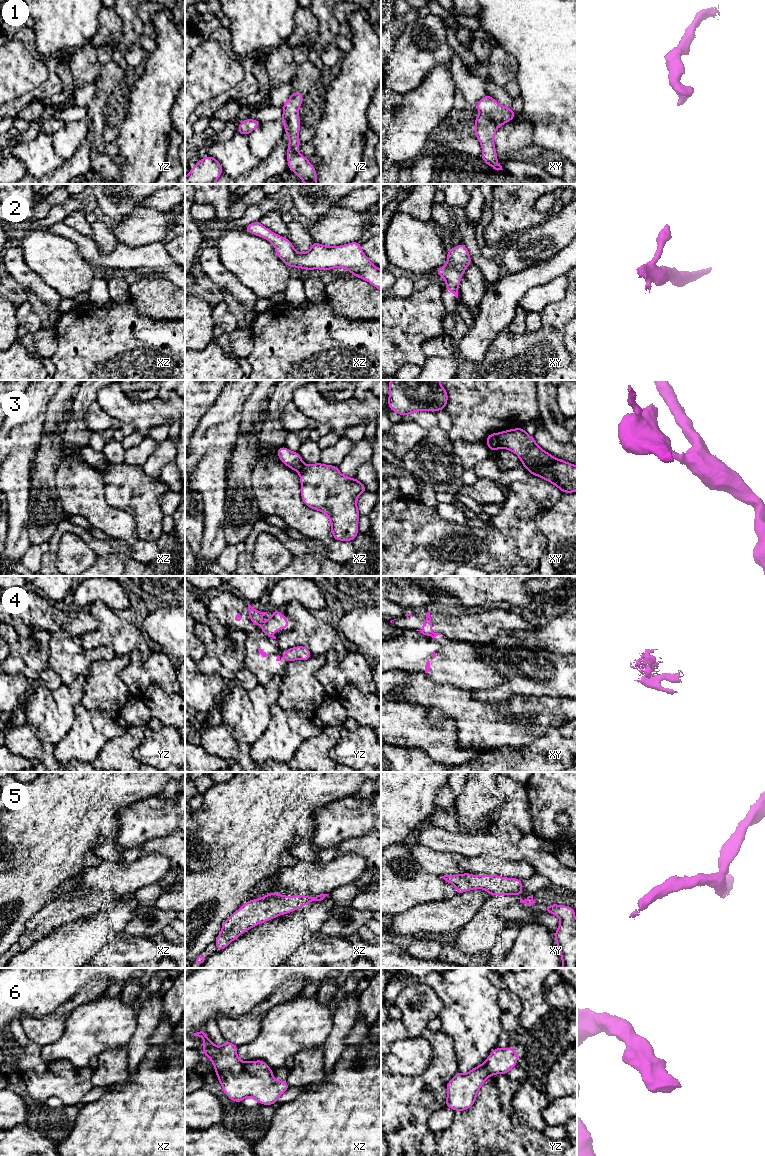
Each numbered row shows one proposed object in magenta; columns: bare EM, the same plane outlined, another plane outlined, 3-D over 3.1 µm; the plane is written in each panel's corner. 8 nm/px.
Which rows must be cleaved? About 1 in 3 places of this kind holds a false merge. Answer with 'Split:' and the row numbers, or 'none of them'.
Split: 3, 4

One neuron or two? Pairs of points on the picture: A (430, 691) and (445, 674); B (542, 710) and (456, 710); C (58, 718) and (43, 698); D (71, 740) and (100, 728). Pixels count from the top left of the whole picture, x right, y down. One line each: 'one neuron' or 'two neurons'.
A: two neurons
B: one neuron
C: one neuron
D: one neuron

